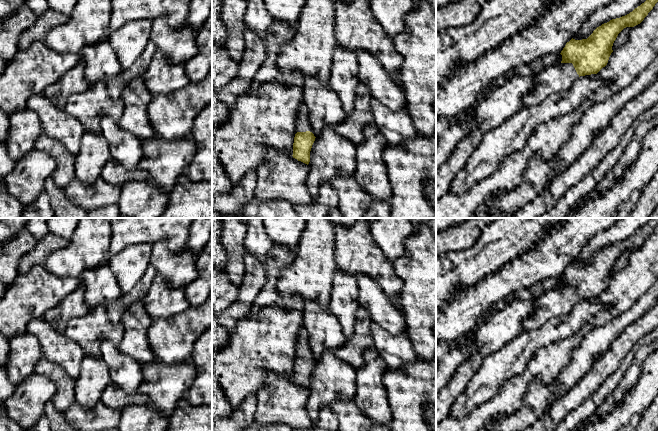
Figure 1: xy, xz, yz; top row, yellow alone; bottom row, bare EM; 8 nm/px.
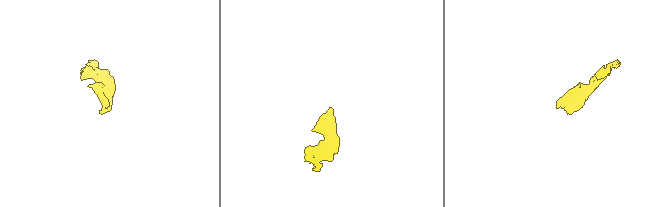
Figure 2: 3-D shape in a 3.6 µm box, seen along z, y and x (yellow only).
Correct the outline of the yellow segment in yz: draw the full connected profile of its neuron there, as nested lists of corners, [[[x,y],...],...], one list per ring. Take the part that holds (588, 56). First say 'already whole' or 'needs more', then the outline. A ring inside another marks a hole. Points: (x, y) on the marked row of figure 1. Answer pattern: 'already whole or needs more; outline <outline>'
needs more; outline [[[646,0],[629,14],[612,19],[597,27],[587,39],[575,40],[572,38],[566,43],[560,53],[562,55],[562,61],[549,66],[537,75],[536,86],[524,97],[523,107],[535,106],[551,94],[569,90],[580,76],[597,74],[607,65],[609,57],[613,52],[613,43],[618,34],[626,27],[634,27],[640,24],[657,2],[658,0]]]

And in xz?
needs more; outline [[[304,104],[298,109],[295,132],[292,156],[308,165],[310,162],[310,151],[316,137],[313,134],[308,118],[308,108]]]

